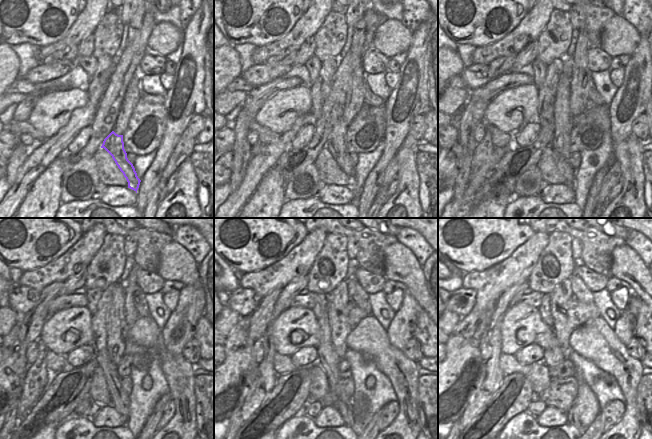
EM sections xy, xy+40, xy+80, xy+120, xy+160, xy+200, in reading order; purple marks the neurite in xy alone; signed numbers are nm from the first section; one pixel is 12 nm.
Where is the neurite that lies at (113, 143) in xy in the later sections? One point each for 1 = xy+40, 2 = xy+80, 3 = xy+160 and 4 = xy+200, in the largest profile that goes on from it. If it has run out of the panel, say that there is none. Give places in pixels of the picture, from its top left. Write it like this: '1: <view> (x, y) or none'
1: xy+40 (337, 142)
2: xy+80 (560, 143)
3: xy+160 (338, 299)
4: xy+200 (562, 293)

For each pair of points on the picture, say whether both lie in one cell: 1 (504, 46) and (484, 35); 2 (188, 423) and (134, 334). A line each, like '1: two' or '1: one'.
1: two
2: one

